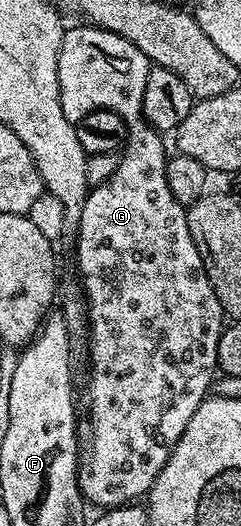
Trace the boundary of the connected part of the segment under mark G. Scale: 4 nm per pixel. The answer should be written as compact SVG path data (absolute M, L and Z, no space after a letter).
M82 25L83 27L68 26L63 32L59 60L57 61L57 81L59 82L59 96L61 97L61 109L65 117L75 123L85 113L97 109L109 109L117 113L125 121L127 126L127 141L119 155L119 164L109 177L99 187L88 190L87 200L83 202L83 212L79 218L77 236L79 240L75 243L75 263L83 274L83 287L81 294L87 304L87 321L89 324L89 336L91 335L91 372L87 375L87 435L85 439L85 450L81 455L81 466L79 469L79 490L88 504L91 503L95 509L110 509L130 504L138 497L146 496L155 484L155 478L161 473L165 461L169 461L171 450L177 445L181 433L185 433L185 425L197 413L197 409L208 398L211 390L211 382L217 375L219 358L217 347L219 339L223 335L225 316L221 301L217 301L217 293L213 293L213 285L207 276L207 270L203 264L201 253L189 233L187 224L187 212L175 200L173 193L169 193L169 181L167 180L168 152L163 152L164 136L155 128L150 127L147 120L143 118L143 98L145 97L145 85L153 66L150 59L137 49L125 37L121 37L112 31L106 31L103 27Z

